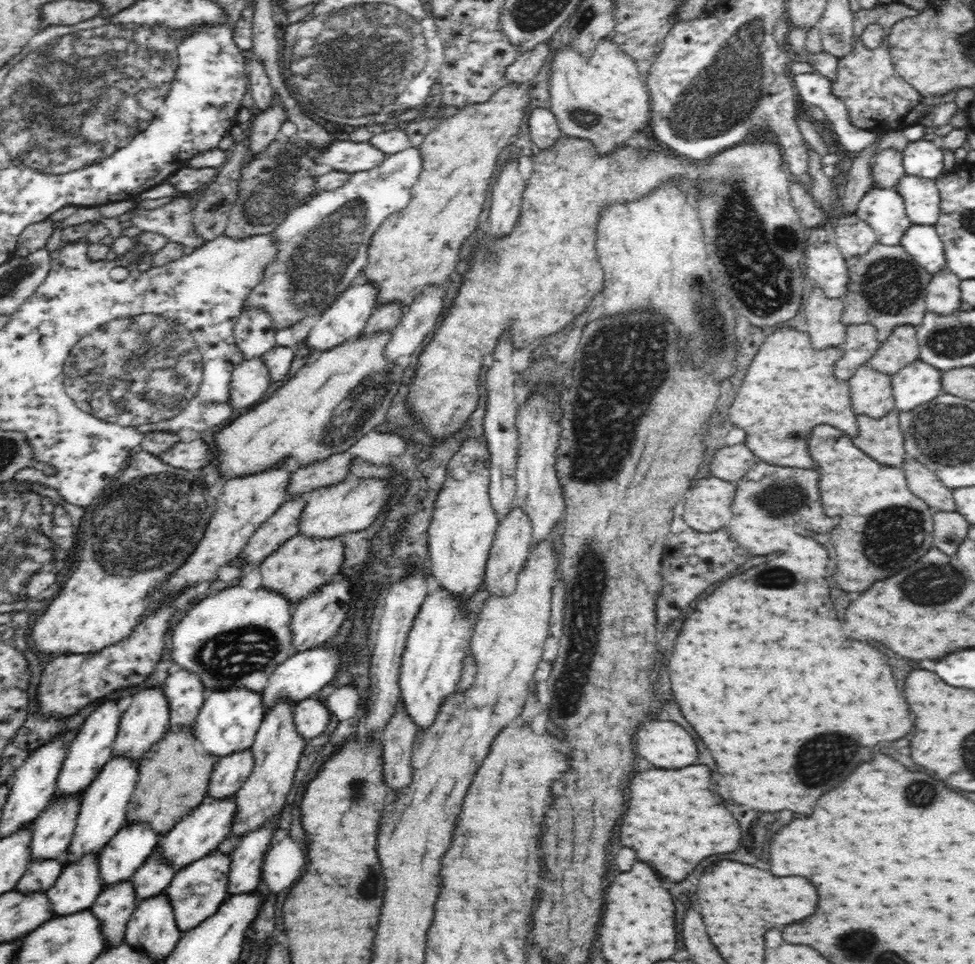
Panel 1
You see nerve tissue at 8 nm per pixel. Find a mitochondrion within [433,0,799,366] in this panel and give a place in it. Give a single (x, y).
(722, 97)

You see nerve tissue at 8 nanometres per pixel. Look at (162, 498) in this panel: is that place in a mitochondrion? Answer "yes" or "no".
yes

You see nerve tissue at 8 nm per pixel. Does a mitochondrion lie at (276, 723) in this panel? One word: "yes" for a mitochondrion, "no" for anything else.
no

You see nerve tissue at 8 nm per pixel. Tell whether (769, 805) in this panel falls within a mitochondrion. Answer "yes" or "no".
no

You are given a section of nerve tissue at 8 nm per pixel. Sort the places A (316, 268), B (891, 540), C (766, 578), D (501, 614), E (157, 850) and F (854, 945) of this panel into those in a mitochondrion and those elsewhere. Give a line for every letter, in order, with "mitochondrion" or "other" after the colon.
A: mitochondrion
B: mitochondrion
C: mitochondrion
D: other
E: other
F: mitochondrion

